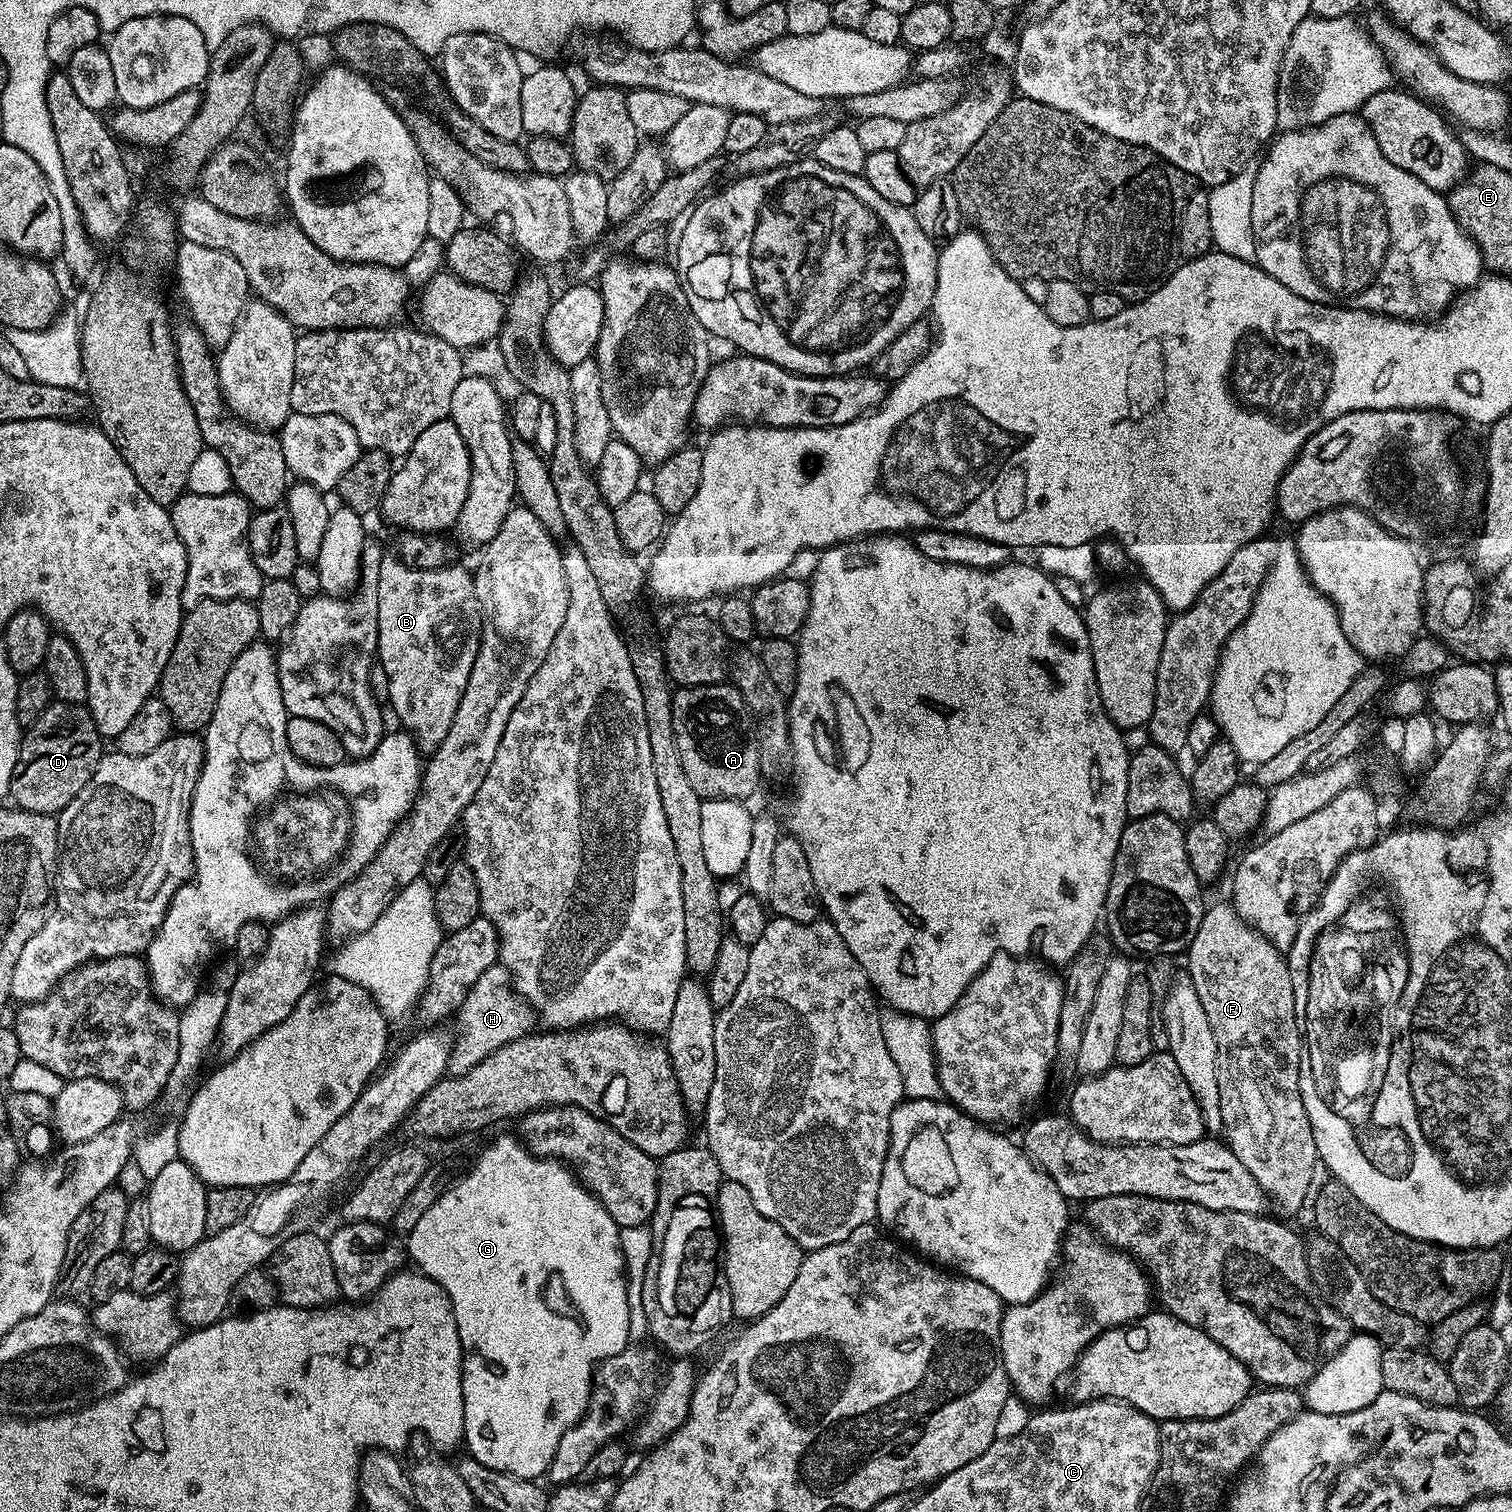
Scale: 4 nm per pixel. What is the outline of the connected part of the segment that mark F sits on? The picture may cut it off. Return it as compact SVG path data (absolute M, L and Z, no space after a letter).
M1231 903L1216 904L1207 909L1198 926L1198 934L1194 942L1188 947L1186 959L1188 959L1188 968L1186 974L1194 982L1194 988L1198 990L1198 998L1202 1002L1202 1010L1206 1010L1206 1019L1210 1022L1210 1030L1214 1030L1214 1038L1218 1042L1218 1070L1216 1071L1216 1081L1218 1082L1218 1098L1220 1099L1220 1109L1222 1110L1222 1129L1223 1139L1232 1149L1232 1152L1238 1156L1238 1162L1254 1174L1254 1178L1262 1186L1264 1195L1271 1198L1274 1204L1277 1204L1284 1212L1296 1212L1304 1204L1304 1199L1309 1199L1313 1191L1314 1183L1312 1179L1316 1176L1318 1169L1318 1157L1316 1154L1316 1138L1314 1126L1306 1114L1306 1106L1302 1102L1302 1090L1300 1082L1302 1079L1302 1052L1300 1056L1300 1024L1296 1021L1296 984L1292 981L1292 972L1288 969L1288 964L1284 961L1285 953L1281 949L1275 948L1269 940L1247 924Z

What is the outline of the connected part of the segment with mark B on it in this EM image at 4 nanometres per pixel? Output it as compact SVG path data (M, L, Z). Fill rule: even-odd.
M385 555L378 570L378 626L376 627L376 656L386 666L390 678L388 704L401 720L403 731L416 742L421 753L431 754L450 734L458 702L470 682L470 670L480 645L482 613L473 573L464 568L443 566L420 570L406 566L395 555Z

